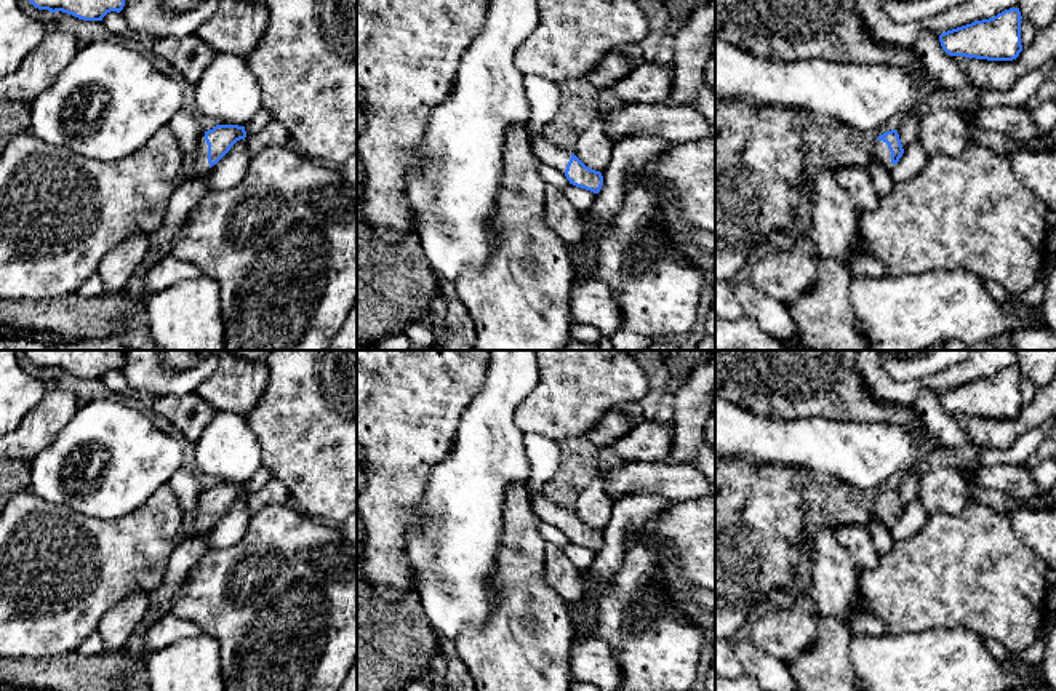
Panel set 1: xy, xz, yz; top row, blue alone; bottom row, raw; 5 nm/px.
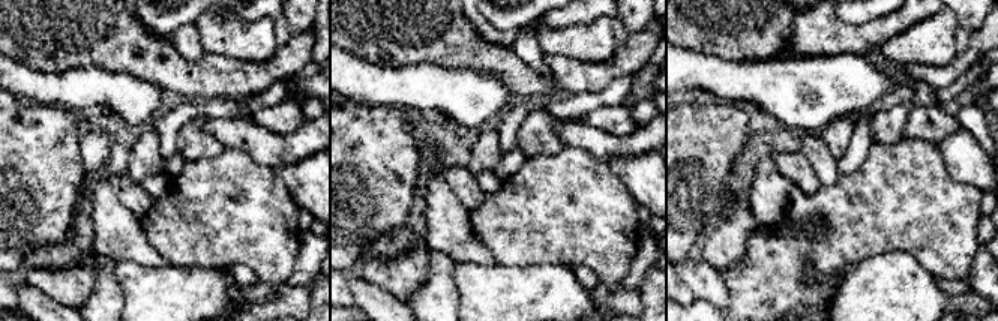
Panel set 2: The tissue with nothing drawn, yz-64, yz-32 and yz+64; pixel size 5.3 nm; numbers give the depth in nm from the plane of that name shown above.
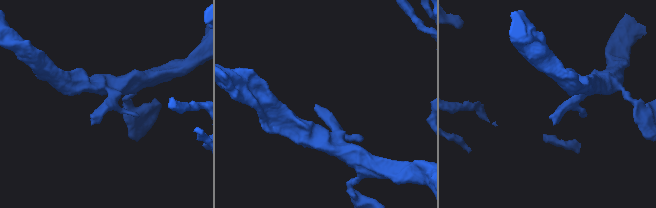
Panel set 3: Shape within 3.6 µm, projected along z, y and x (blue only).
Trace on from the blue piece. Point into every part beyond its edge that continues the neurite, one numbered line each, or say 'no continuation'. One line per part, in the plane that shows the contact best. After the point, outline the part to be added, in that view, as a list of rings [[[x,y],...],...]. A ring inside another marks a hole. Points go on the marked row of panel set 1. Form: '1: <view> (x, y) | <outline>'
1: xy (199, 165) | [[[205,133],[198,138],[198,142],[195,144],[195,155],[189,165],[189,173],[186,181],[195,181],[203,173],[210,170],[208,163],[208,144],[205,141]]]

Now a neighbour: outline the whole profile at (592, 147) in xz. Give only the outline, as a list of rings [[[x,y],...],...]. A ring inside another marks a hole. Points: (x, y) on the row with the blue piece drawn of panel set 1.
[[[597,117],[578,138],[573,152],[586,166],[603,173],[613,154],[613,144],[603,131],[602,118]]]

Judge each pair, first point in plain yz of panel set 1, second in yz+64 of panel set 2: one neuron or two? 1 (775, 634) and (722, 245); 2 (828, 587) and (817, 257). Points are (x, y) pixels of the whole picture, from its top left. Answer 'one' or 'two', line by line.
1: one
2: two

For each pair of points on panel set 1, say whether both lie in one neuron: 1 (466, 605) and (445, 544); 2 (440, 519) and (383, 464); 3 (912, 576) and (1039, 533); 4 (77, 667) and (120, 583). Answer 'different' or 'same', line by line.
1: same
2: different
3: different
4: different

